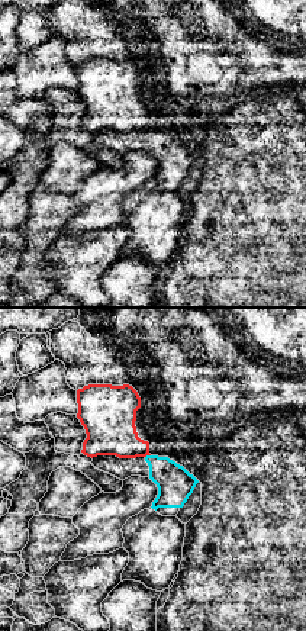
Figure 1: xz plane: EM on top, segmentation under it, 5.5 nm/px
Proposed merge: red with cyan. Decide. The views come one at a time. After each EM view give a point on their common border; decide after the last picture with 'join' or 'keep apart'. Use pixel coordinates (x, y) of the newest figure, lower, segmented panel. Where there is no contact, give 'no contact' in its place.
meets red at (147, 454)

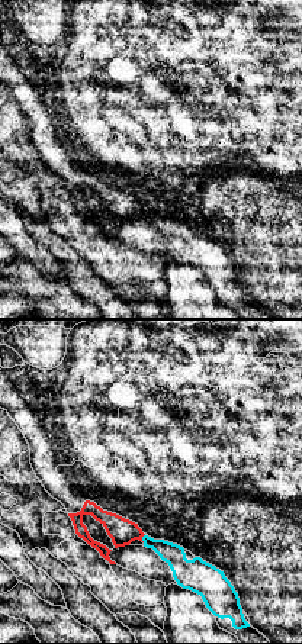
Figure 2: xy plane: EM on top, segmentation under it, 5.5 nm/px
meets red at (141, 538)

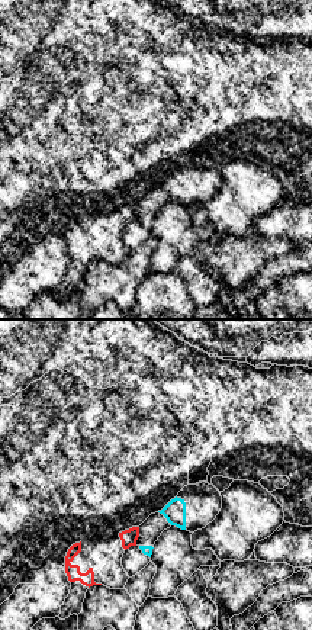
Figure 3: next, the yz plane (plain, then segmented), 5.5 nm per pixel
no contact

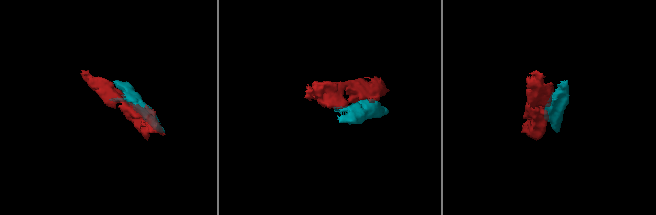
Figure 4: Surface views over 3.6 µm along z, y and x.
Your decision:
keep apart

